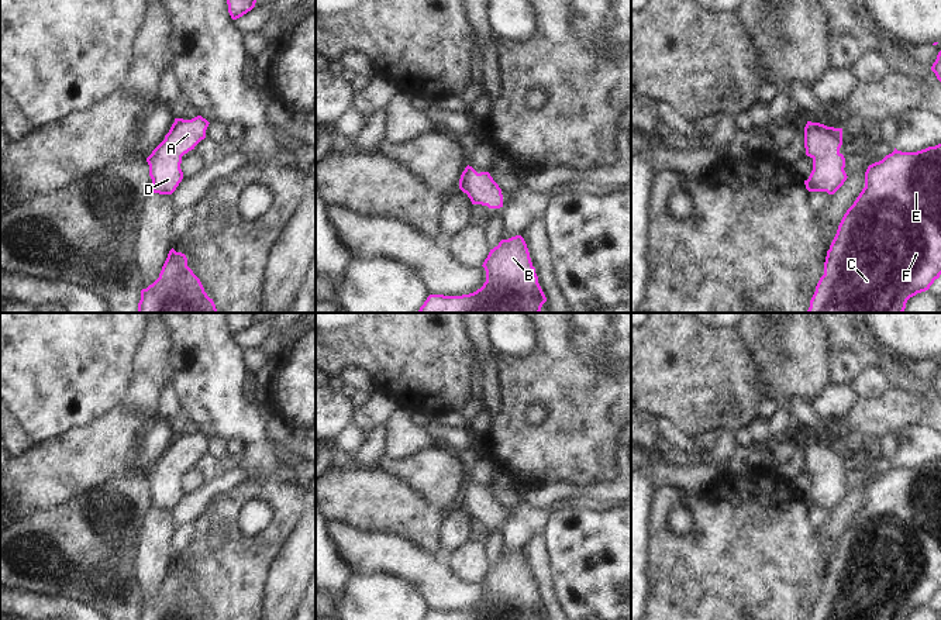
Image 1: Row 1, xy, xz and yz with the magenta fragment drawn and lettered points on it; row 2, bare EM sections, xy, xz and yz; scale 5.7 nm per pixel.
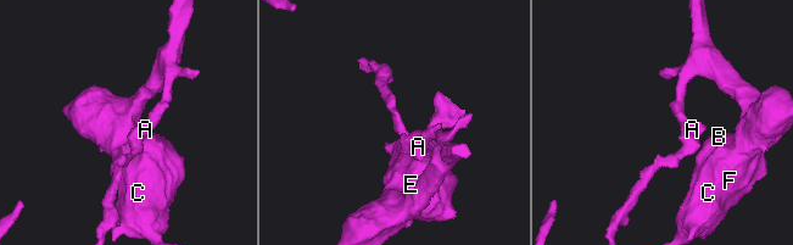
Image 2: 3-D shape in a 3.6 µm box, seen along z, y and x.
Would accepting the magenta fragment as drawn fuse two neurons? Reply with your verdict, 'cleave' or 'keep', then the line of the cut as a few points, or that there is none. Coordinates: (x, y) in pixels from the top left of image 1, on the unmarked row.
keep | no cut

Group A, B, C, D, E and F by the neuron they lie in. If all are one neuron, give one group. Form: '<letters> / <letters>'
A B C D E F

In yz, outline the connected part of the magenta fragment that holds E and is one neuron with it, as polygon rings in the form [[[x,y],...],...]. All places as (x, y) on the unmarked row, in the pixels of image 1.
[[[941,459],[917,468],[895,466],[868,482],[865,503],[844,530],[827,566],[824,590],[810,620],[906,620],[941,590]]]

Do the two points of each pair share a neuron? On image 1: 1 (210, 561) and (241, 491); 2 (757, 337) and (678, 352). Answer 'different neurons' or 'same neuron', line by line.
1: same neuron
2: different neurons

